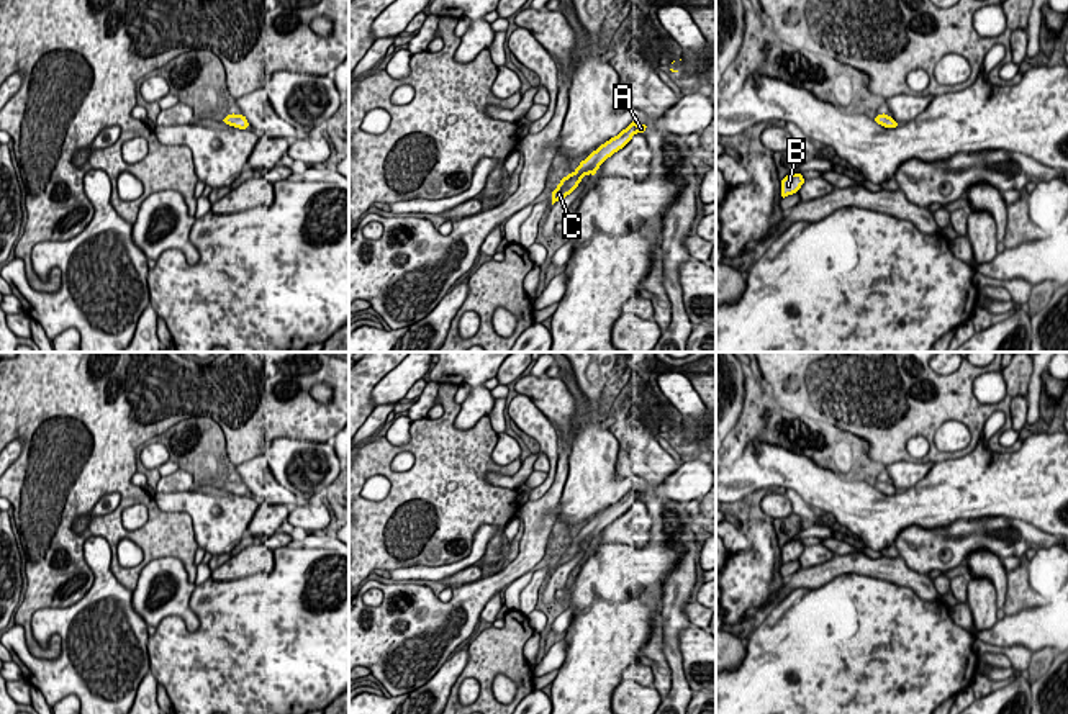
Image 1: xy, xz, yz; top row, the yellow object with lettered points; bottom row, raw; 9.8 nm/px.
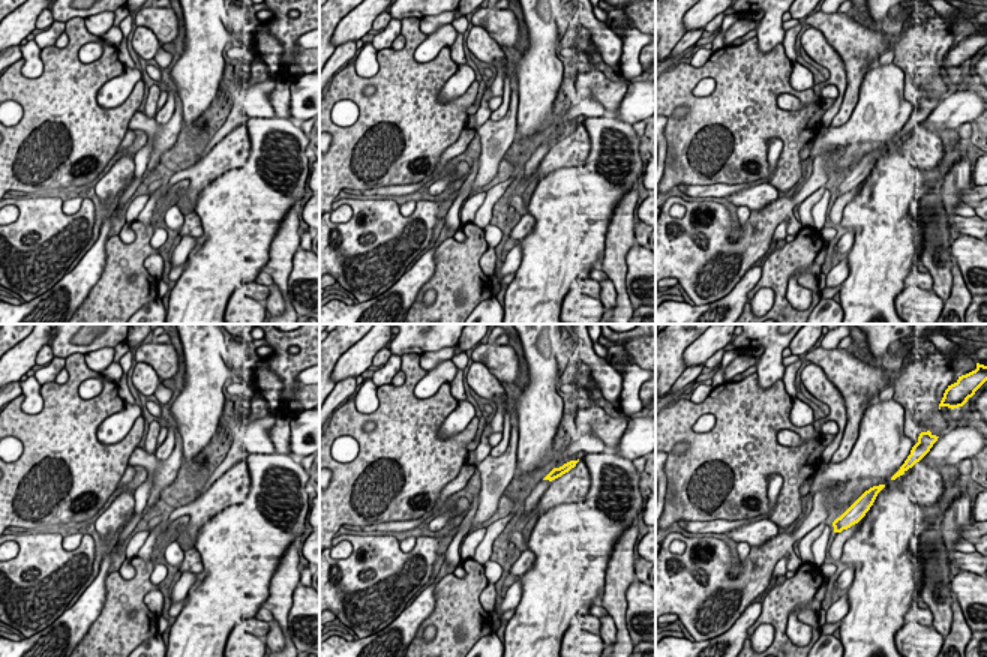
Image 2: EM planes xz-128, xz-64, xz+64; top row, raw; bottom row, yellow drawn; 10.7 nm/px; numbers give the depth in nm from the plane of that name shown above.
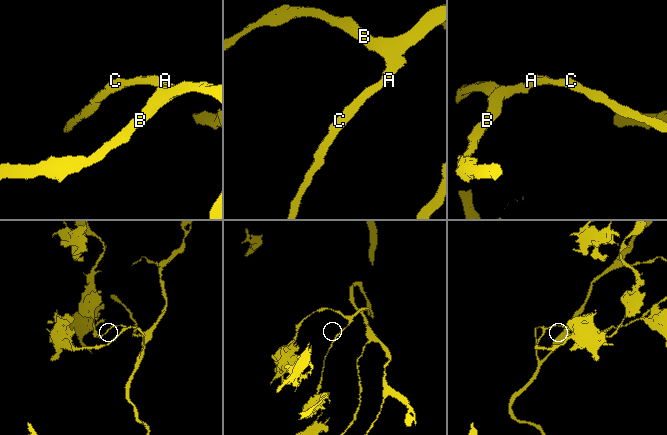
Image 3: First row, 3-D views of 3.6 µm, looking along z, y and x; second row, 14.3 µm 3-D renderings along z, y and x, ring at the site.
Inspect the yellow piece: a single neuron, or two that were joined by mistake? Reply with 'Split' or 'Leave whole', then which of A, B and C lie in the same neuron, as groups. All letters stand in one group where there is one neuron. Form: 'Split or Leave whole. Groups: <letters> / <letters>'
Leave whole. Groups: A B C

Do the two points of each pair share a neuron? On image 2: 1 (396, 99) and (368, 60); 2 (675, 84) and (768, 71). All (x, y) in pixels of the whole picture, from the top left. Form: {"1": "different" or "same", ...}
{"1": "different", "2": "same"}

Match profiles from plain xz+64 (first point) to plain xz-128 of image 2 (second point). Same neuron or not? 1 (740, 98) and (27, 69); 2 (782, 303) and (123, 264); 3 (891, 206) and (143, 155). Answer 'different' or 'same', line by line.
1: different
2: same
3: different

